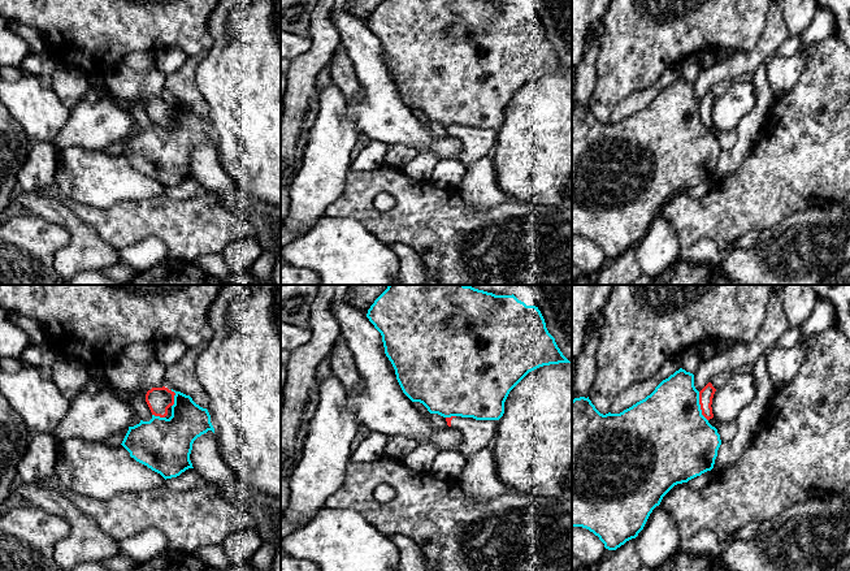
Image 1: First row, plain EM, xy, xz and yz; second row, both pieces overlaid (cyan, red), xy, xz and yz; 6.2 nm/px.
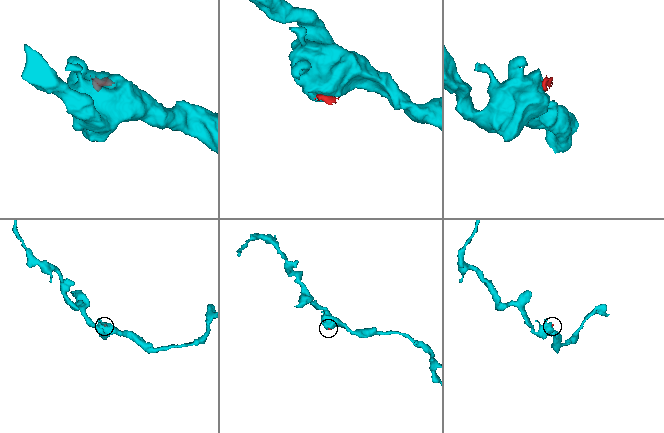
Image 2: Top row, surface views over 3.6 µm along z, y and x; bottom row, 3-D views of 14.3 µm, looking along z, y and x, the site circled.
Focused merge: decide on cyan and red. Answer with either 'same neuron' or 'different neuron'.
different neuron

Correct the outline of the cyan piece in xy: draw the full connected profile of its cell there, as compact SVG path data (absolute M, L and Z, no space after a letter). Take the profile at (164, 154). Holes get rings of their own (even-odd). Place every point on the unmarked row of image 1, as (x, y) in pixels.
M175 100L172 125L169 127L152 124L149 130L140 129L139 133L129 135L122 155L136 170L160 182L165 189L177 186L188 177L194 177L190 169L194 150L214 137L207 117L196 113L190 104Z

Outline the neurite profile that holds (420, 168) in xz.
M420 152L402 170L415 182L428 181L438 161L433 152Z

